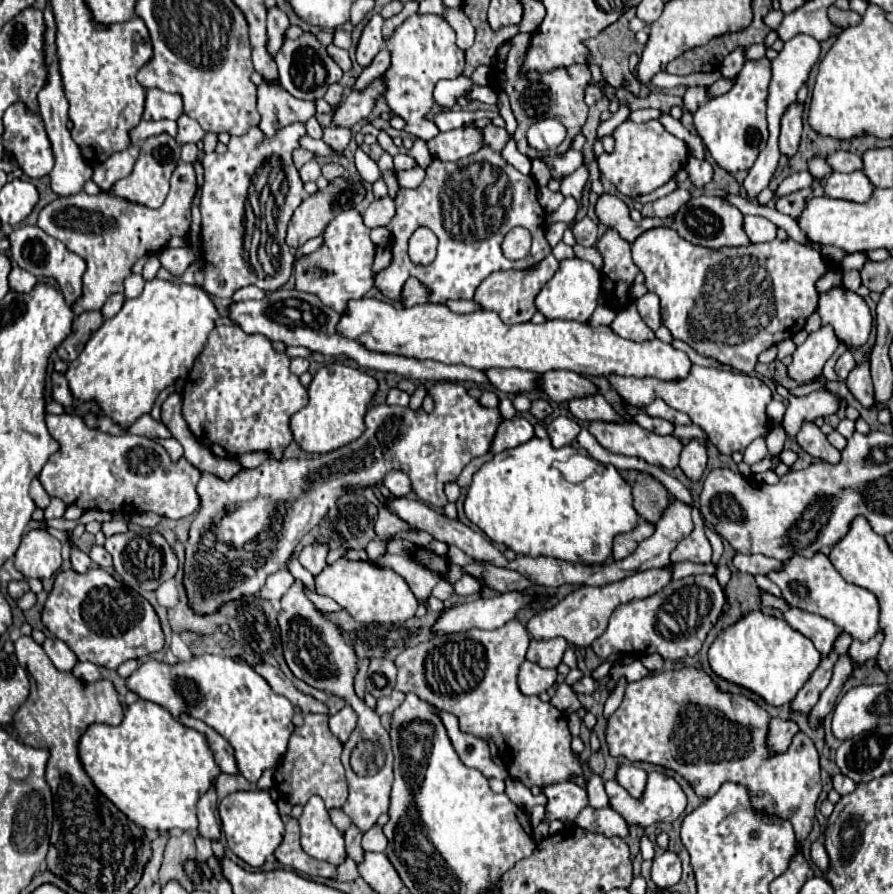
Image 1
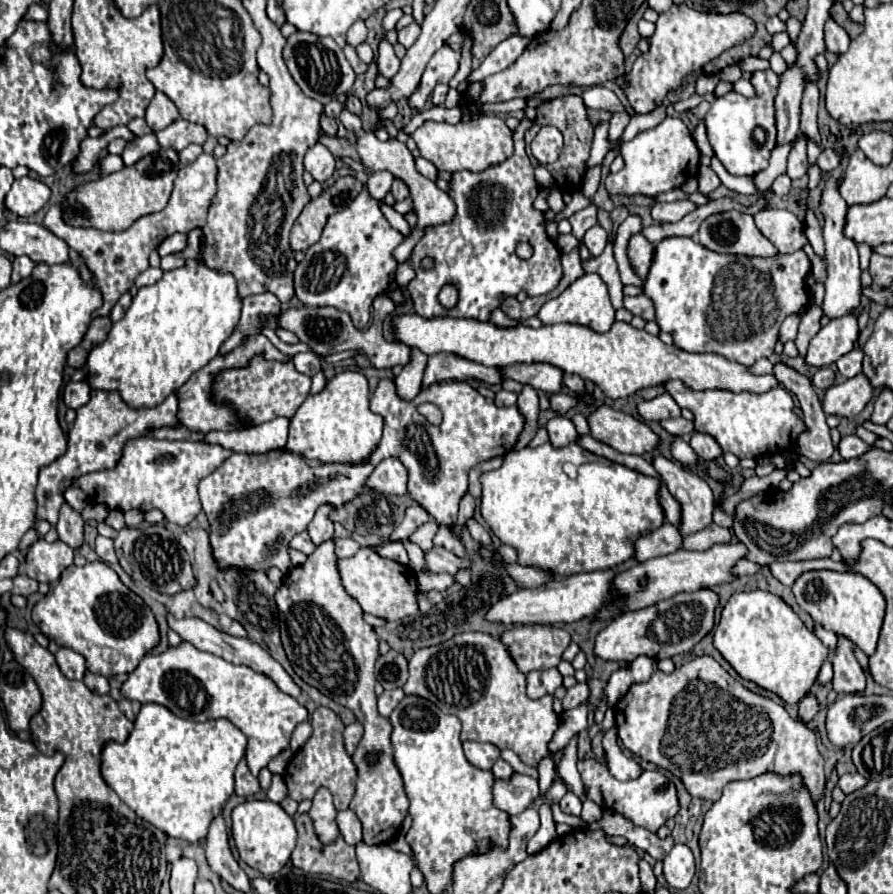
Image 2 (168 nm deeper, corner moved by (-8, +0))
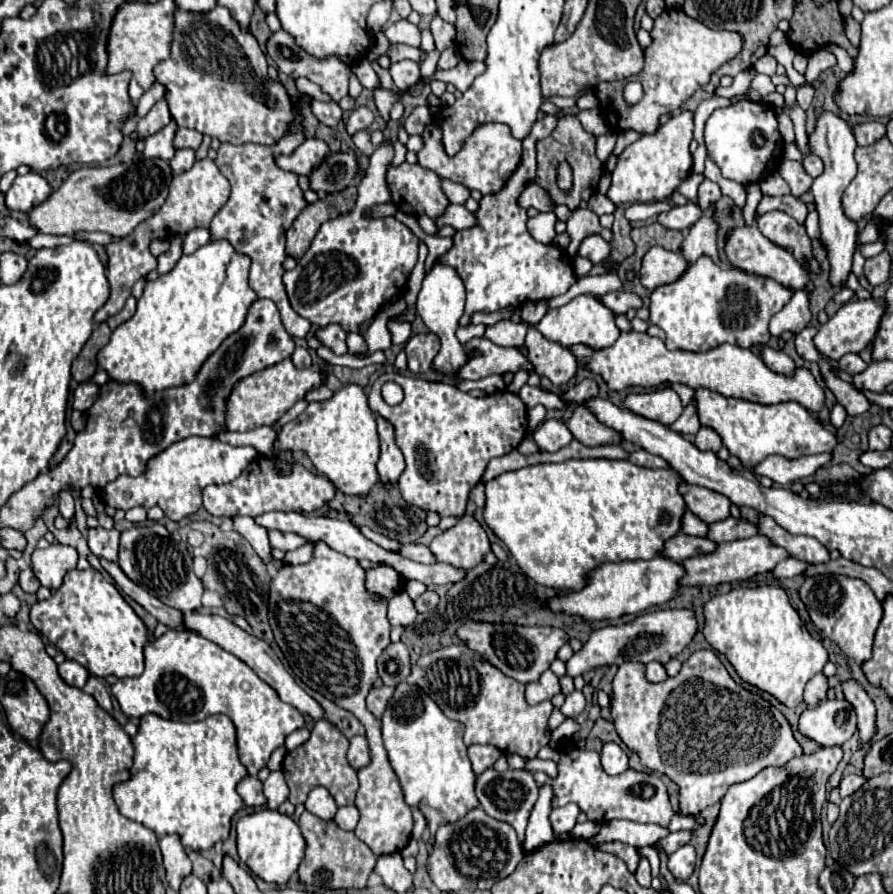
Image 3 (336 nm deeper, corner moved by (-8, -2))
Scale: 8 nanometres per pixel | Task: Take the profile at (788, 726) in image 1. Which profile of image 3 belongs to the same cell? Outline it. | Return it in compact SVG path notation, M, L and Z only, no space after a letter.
M816 673L808 683L806 683L806 689L804 689L804 703L814 707L818 701L826 699L826 693L828 693L828 679L824 673Z

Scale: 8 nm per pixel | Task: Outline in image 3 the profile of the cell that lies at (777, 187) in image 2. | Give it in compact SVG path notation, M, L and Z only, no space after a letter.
M780 175L766 177L766 181L760 183L760 191L762 195L790 195L790 187Z

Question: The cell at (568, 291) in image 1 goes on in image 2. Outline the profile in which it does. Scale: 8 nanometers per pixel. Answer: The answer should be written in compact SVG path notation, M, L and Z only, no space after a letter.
M584 273L560 297L546 301L542 305L538 317L540 317L540 321L544 325L580 323L580 325L586 325L586 327L590 327L590 329L594 329L598 333L606 333L612 327L612 323L614 323L614 307L610 303L608 287L602 281L602 277L600 275L592 275L592 273Z

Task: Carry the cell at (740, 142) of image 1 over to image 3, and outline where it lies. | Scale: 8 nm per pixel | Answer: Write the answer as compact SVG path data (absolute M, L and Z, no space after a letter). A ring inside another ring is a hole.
M734 103L724 109L716 109L714 115L706 121L704 141L708 149L708 157L720 167L726 179L738 183L760 183L778 165L778 157L782 155L782 137L778 131L776 113L764 103ZM754 135L764 139L762 145L756 145Z

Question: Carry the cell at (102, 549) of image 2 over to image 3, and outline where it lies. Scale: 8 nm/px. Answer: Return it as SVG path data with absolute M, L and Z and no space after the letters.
M88 529L88 547L96 557L106 557L108 561L118 561L118 539L120 531L116 529Z

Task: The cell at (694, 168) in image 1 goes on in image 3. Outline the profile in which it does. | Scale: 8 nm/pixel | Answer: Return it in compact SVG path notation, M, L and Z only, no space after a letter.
M704 179L698 187L698 205L702 211L706 211L712 203L716 203L718 199L722 197L722 191L718 187L718 183L710 181L710 179Z

